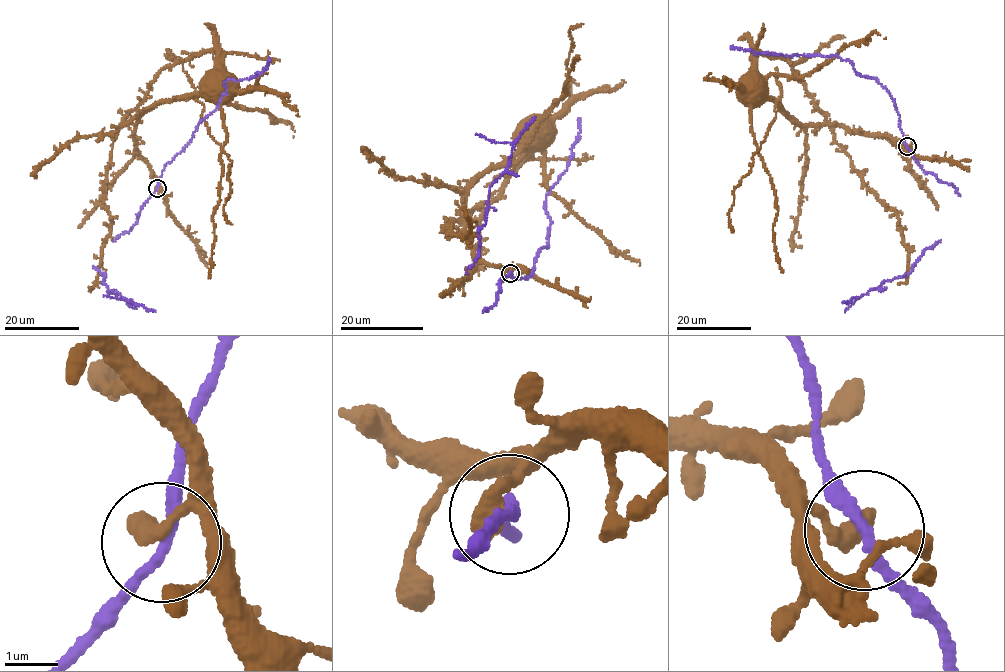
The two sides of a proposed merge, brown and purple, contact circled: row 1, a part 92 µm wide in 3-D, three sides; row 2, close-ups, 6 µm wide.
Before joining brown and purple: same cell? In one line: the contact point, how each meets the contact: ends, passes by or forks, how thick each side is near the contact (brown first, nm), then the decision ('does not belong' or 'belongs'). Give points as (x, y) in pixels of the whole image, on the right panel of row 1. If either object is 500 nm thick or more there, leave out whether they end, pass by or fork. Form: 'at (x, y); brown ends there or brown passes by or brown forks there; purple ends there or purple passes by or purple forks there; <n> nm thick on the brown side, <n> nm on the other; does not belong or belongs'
at (907, 146); brown ends there; purple passes by; 440 nm thick on the brown side, 220 nm on the other; belongs

